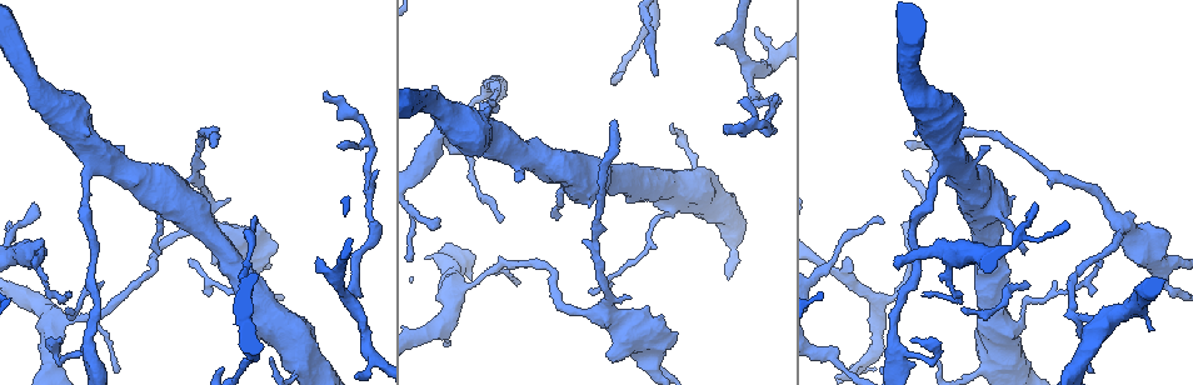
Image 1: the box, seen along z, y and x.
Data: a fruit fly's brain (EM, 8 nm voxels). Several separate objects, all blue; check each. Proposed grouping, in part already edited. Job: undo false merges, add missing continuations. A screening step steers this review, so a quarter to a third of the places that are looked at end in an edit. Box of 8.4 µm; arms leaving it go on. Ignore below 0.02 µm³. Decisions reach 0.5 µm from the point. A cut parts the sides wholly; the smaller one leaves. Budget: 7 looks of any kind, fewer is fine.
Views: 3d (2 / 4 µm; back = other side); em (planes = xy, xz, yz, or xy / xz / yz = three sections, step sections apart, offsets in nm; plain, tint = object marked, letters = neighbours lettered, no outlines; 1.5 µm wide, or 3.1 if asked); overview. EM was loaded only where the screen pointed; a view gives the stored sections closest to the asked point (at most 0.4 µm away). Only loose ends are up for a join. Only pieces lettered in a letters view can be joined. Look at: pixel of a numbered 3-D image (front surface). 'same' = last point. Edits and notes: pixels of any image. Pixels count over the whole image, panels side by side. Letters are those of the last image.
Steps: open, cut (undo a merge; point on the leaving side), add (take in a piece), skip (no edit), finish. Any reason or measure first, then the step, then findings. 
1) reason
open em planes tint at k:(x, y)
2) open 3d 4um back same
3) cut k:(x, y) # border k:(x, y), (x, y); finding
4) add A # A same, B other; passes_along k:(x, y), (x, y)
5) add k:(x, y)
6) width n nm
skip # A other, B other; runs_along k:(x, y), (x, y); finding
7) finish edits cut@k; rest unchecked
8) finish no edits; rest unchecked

branch stops here
open 3d 4um back at 1:(432, 87)

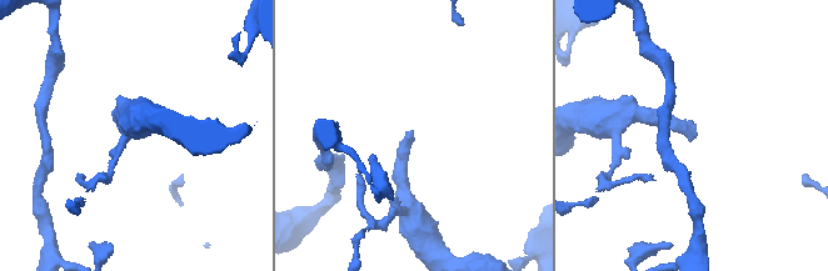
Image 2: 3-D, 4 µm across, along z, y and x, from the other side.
now the EM
open em planes tint at 2:(410, 131)

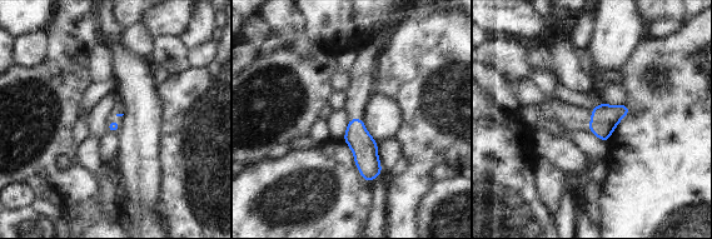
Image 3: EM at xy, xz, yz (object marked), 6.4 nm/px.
open em planes letters same

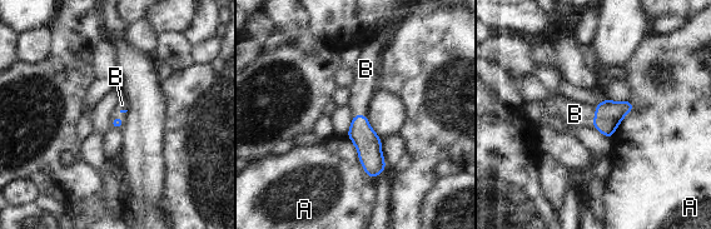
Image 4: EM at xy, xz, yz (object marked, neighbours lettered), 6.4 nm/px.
longest_contact A 280 nm
add B # A other, B same; it goes on there

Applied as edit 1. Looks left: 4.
long arm stops here
open 3d 2um at 1:(258, 222)

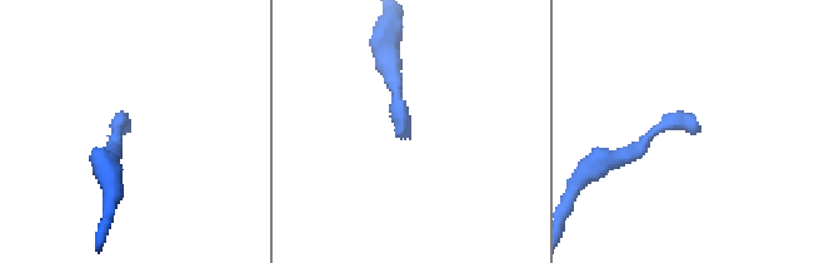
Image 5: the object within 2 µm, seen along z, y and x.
open em planes plain at 5:(695, 132)

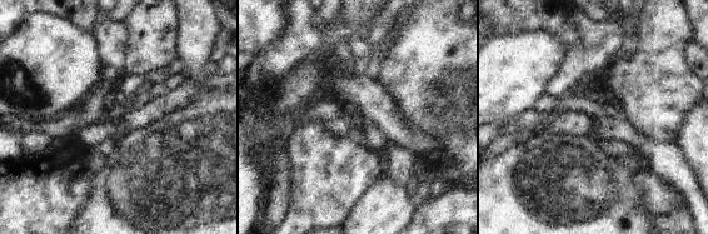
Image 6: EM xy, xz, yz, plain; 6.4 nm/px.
see the neighbours
open em planes letters same

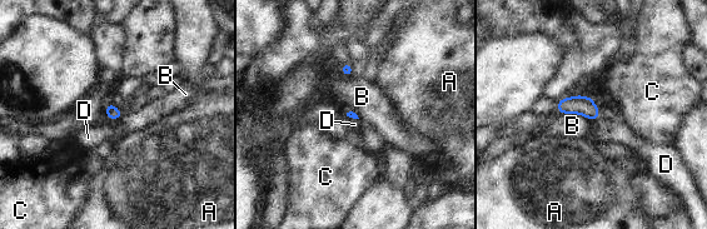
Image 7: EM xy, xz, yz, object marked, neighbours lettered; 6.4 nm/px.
add D # A other, B other, C other, D same; it goes on there

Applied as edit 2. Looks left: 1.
thin end
open em planes letters at 1:(725, 124)

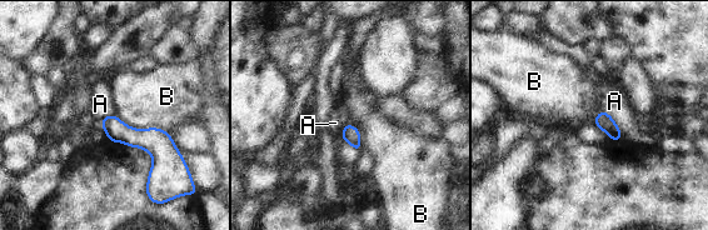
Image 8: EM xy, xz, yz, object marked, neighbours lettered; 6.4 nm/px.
width 110 nm
skip # A other, B other; runs_along 8:(106, 118), (171, 156); no lettered piece goes on from it

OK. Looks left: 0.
finish edits add@4, add@7; rest unchecked

